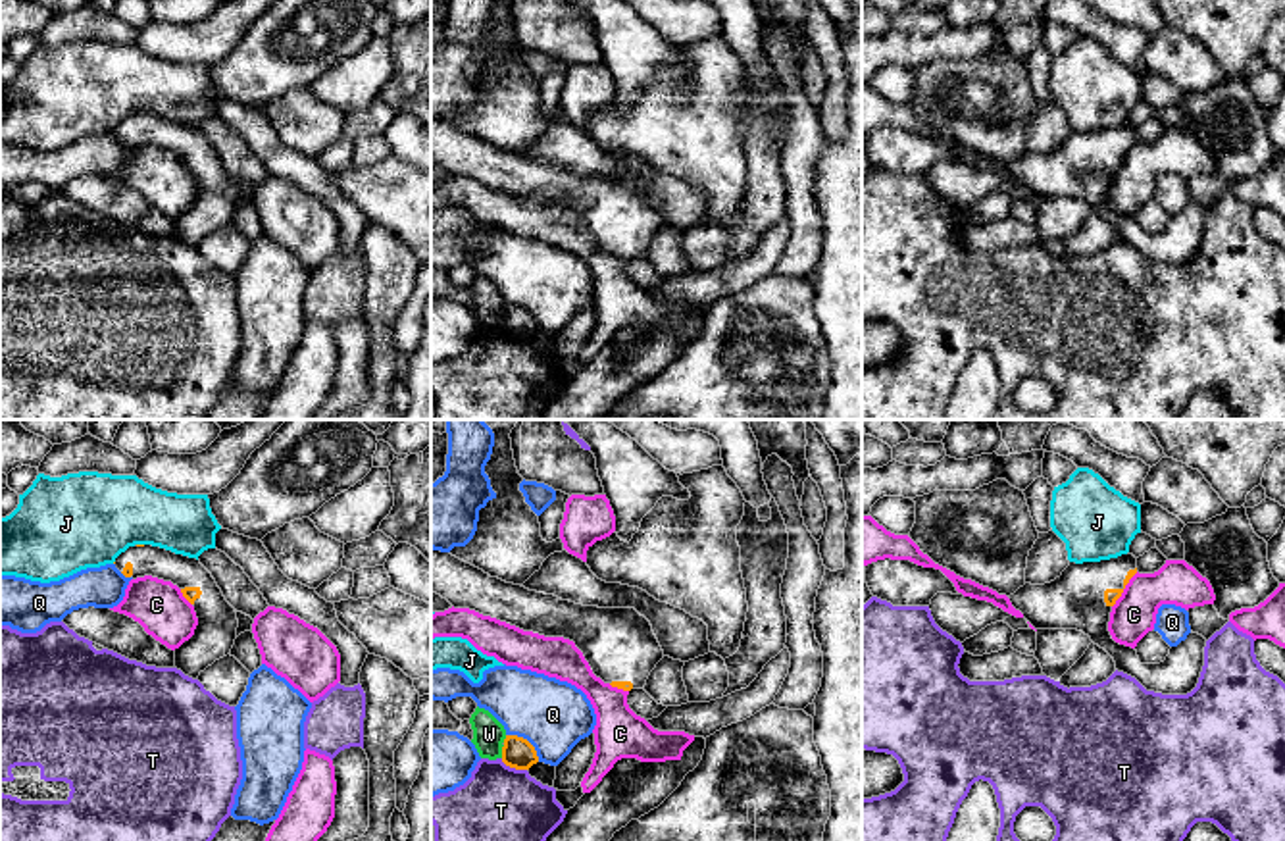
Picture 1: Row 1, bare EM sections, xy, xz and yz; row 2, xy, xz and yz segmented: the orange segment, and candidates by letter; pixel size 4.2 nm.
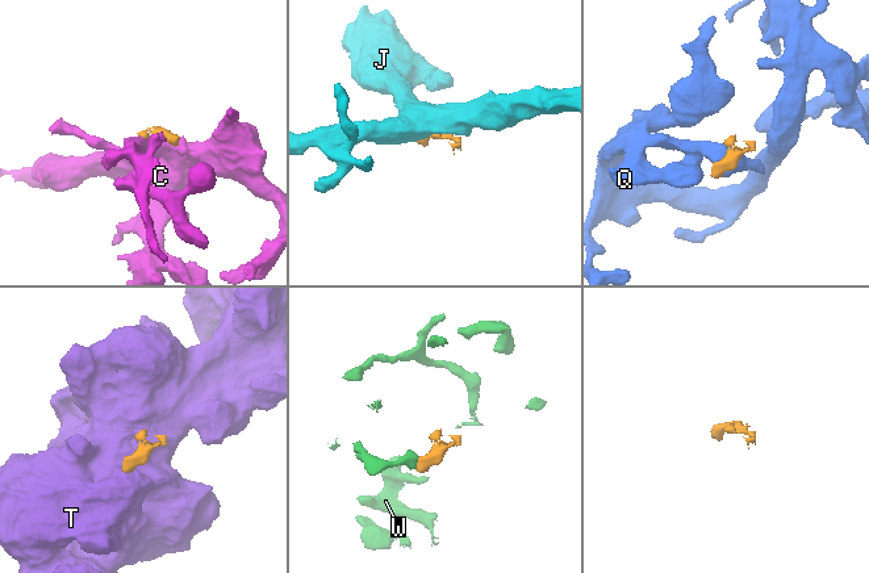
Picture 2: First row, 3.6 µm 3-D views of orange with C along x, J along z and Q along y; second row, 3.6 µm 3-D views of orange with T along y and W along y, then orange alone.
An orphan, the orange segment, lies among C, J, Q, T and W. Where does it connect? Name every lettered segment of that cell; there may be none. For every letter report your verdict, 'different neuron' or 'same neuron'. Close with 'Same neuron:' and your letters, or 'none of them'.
C: different neuron
J: different neuron
Q: different neuron
T: different neuron
W: different neuron
Same neuron: none of them

